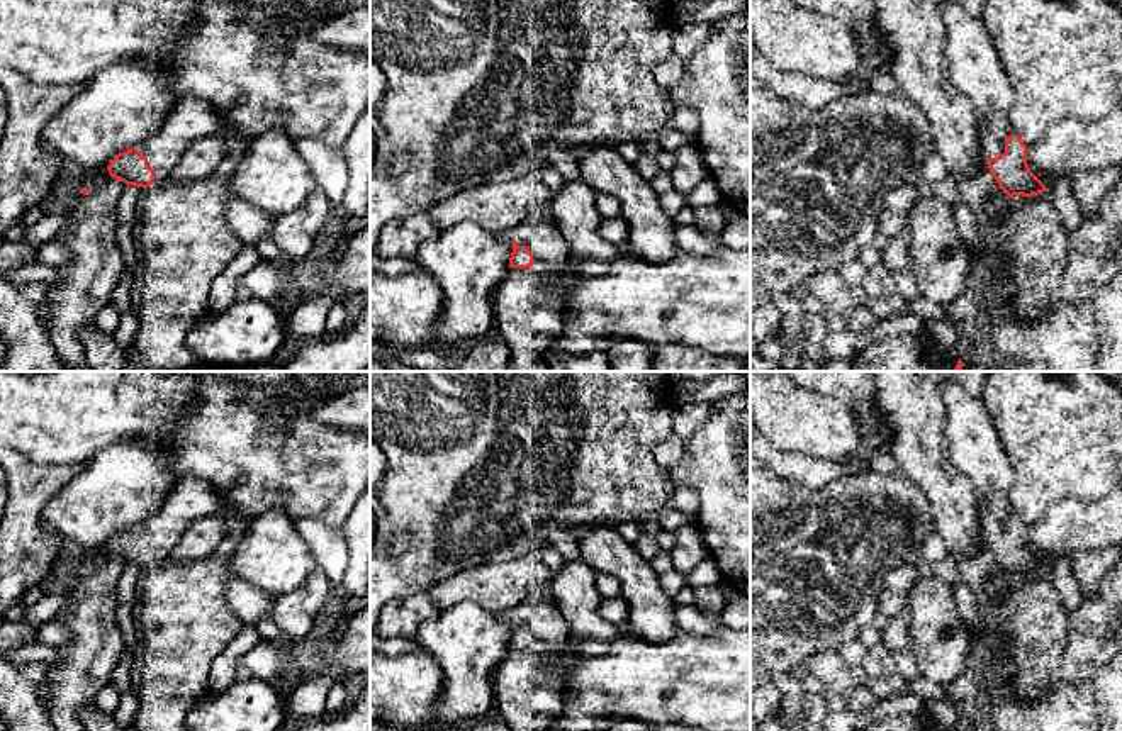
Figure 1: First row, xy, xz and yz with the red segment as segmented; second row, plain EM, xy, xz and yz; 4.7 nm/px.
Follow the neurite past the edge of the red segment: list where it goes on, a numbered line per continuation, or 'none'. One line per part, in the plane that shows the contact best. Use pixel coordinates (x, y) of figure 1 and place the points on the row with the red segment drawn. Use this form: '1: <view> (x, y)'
1: xy (189, 119)

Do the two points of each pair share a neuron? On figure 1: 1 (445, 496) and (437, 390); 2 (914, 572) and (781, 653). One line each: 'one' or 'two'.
1: one
2: two

